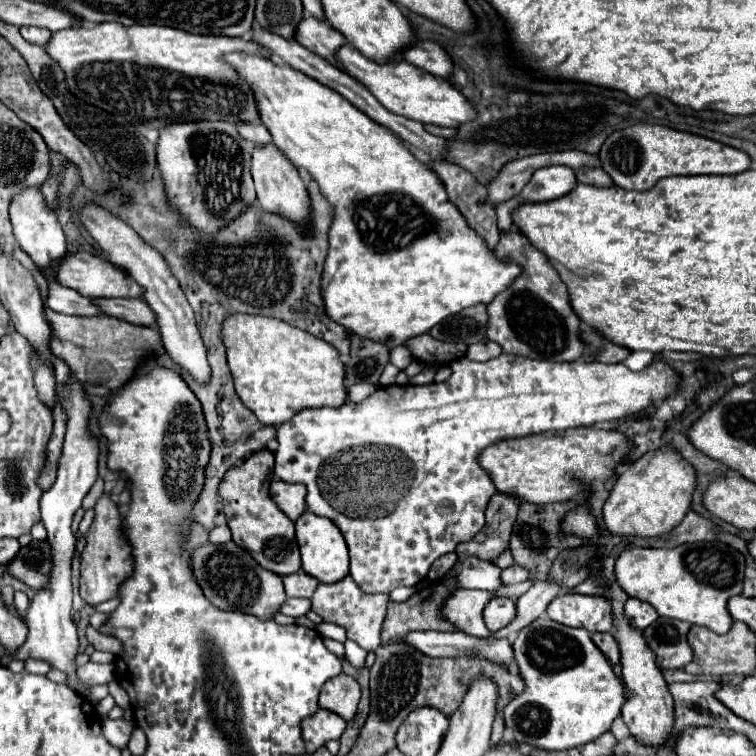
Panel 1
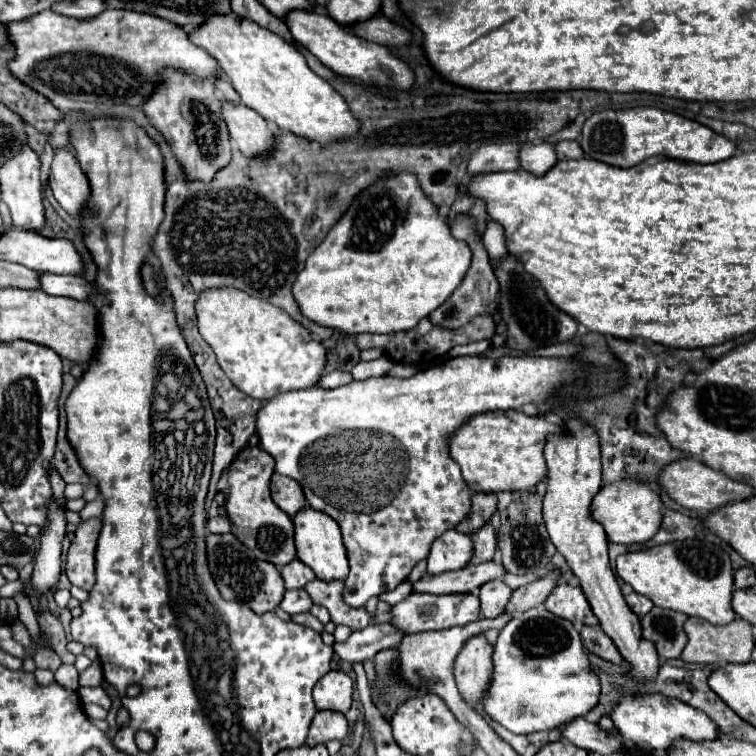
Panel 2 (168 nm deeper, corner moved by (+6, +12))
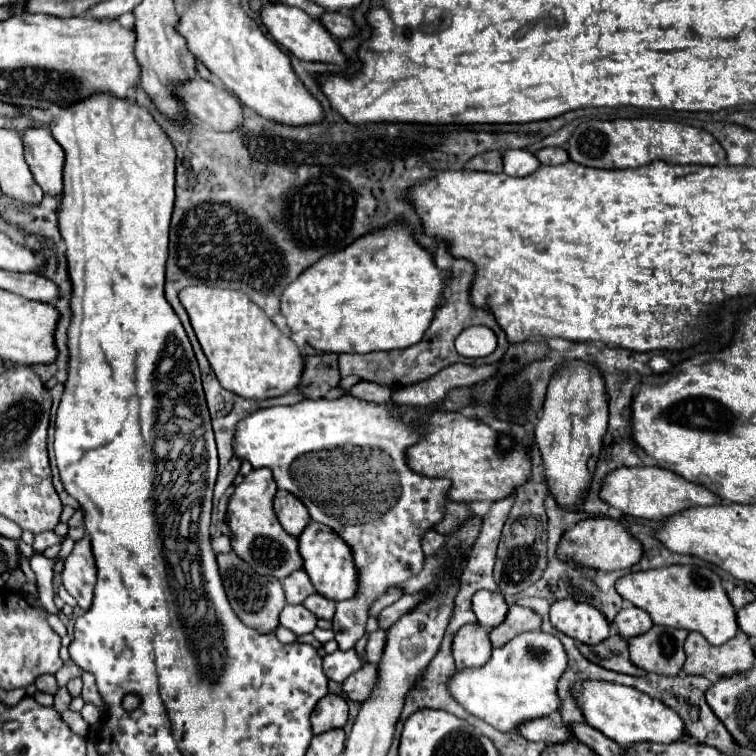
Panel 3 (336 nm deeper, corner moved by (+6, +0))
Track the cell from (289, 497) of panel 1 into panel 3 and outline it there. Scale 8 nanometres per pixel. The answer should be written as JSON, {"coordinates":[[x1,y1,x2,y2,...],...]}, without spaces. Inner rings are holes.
{"coordinates":[[277,490,273,508,275,508,275,514,277,514,281,526,291,536,299,536,303,532,303,528,309,524,309,512,307,512,307,508,291,492]]}

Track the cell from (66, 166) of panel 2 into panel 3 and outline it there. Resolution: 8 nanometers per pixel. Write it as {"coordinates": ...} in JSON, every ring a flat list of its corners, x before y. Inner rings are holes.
{"coordinates":[[33,128,23,134,25,160,35,182,45,194,61,198,63,190,63,148,55,142,47,128]]}

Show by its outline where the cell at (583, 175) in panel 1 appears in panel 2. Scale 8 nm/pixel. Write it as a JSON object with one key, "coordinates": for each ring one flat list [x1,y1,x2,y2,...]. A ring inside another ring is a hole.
{"coordinates":[[559,142,555,144,557,160,577,160,583,156,583,150,579,148,577,142]]}

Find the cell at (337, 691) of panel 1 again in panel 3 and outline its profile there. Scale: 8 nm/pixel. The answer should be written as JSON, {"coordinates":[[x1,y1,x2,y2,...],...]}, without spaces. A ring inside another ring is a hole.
{"coordinates":[[327,694,319,704,315,706,311,714,313,734,321,734,333,728,343,728,349,720,349,706,347,698,341,694]]}

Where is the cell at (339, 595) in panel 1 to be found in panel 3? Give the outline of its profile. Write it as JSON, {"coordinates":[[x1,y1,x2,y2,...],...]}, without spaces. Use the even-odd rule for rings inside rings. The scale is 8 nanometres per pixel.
{"coordinates":[[321,594,309,596,309,598,303,602,303,606,305,606,307,610,311,610,317,618,333,620,333,614,335,614,335,602,329,600,329,598,325,598,325,596,321,596]]}

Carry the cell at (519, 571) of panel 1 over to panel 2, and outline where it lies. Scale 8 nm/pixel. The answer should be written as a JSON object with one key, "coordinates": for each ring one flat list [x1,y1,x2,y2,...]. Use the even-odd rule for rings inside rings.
{"coordinates":[[495,560,491,562,483,562,477,566,467,566,467,568,459,568,455,572,443,572,443,574,423,574,421,580,417,580,413,584,413,592,427,592,427,594,469,594,469,592,477,592,481,584,485,584,487,580,493,580,497,576,503,574,503,566]]}

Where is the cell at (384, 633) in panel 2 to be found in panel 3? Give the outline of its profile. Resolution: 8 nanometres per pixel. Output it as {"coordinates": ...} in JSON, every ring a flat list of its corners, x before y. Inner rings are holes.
{"coordinates":[[355,648,347,650,347,652,337,650,337,652,327,654,327,656,323,658,325,674,327,674,327,678,331,678,331,680,335,680,335,682,347,680,347,676,355,674,363,664,367,664,367,660,363,660,363,656,359,656]]}

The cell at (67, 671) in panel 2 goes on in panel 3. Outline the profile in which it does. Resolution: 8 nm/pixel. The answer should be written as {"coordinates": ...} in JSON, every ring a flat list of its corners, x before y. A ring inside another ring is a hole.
{"coordinates":[[63,686,63,688,59,688,57,690,57,694,55,694,55,708,59,710,59,712,63,712,63,710,67,710,69,708,69,704,71,704,71,700,73,700,73,696,69,694,69,690]]}

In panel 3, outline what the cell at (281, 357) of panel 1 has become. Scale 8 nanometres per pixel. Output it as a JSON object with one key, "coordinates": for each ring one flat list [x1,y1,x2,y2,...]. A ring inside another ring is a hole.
{"coordinates":[[191,286,181,294,197,340,221,386,241,398,263,402,287,394,303,376,299,346,285,336,271,318,239,290]]}

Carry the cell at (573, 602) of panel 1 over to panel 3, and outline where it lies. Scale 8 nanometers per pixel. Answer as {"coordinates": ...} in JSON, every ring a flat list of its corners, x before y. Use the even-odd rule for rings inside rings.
{"coordinates":[[557,600,549,610,551,626,583,644,599,644,609,636,607,618,591,604]]}

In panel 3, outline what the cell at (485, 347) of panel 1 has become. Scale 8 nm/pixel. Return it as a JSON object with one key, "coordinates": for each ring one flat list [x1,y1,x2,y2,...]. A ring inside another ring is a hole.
{"coordinates":[[507,150,503,154,503,164,507,176,529,176,539,168,539,160,535,160,535,154,529,150]]}

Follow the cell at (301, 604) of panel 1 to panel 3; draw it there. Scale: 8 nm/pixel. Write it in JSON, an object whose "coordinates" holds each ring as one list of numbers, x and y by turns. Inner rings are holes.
{"coordinates":[[287,604,283,608,279,620,281,620,281,624,285,628,293,630,297,636,313,632,313,628,317,624,317,618,311,616,311,612,307,612,307,608,303,608,303,606,291,606,291,604]]}

